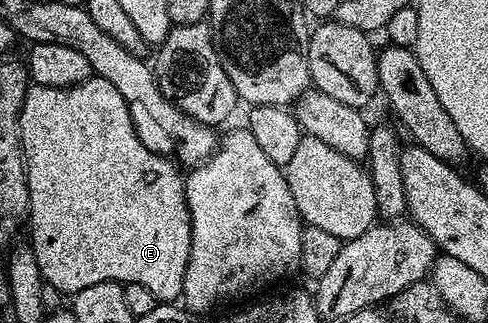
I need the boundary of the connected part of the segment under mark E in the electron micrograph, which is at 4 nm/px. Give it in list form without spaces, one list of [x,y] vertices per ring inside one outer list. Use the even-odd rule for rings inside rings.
[[[93,75],[92,79],[84,80],[72,88],[51,88],[36,84],[29,87],[24,95],[24,105],[20,110],[20,141],[24,147],[24,165],[28,171],[28,214],[27,219],[32,220],[32,240],[30,247],[36,255],[38,270],[41,271],[43,283],[49,289],[57,288],[60,292],[71,294],[78,290],[86,290],[86,286],[94,286],[94,282],[117,280],[122,285],[137,284],[145,288],[160,302],[176,302],[184,295],[184,279],[186,278],[186,262],[190,258],[192,245],[192,223],[190,210],[186,202],[184,189],[185,177],[181,169],[169,157],[159,156],[150,151],[138,138],[134,130],[134,122],[130,118],[130,110],[126,106],[126,98],[110,86],[100,76]]]

